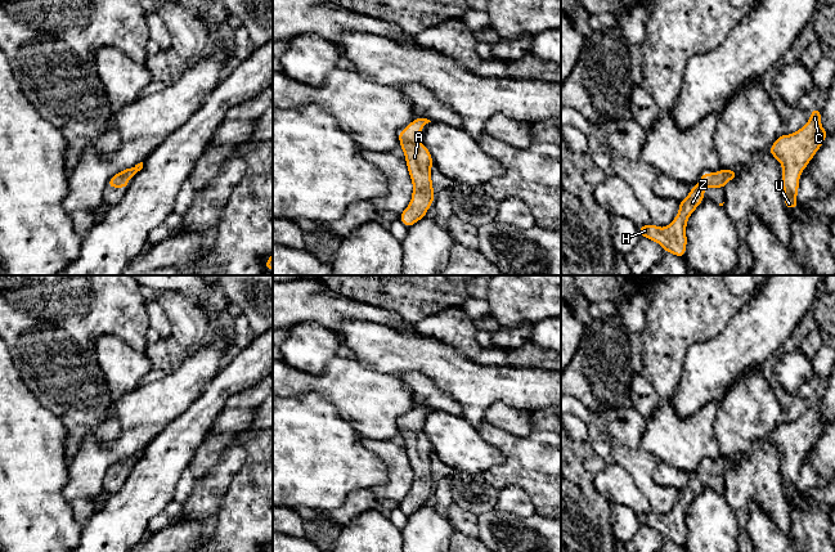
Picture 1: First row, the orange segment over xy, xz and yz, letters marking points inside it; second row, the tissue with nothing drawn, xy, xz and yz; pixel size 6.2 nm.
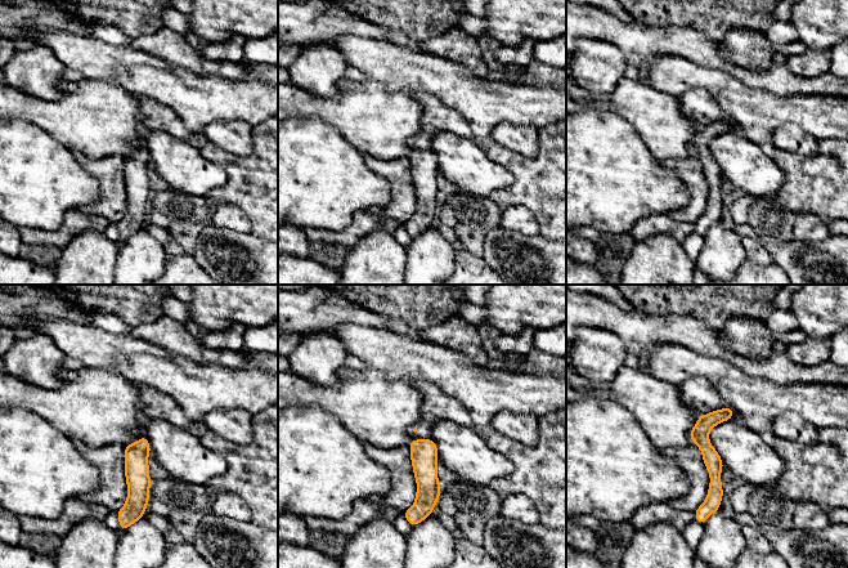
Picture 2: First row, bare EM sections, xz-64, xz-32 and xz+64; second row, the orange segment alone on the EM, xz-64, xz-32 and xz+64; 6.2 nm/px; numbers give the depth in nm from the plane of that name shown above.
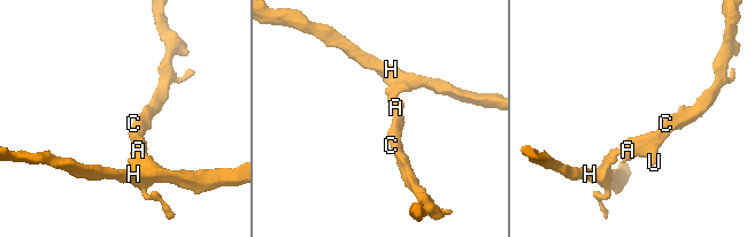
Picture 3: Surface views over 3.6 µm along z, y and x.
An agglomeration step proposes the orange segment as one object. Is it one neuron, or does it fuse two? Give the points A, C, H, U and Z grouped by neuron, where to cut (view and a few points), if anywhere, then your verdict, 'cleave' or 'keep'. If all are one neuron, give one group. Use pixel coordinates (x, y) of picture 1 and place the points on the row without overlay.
A C H U Z; no cut; keep

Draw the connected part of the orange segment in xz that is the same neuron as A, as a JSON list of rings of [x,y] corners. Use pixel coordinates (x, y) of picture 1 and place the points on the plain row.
[[[417,405],[398,422],[400,436],[405,443],[407,455],[413,472],[412,488],[399,504],[399,508],[407,516],[426,504],[426,501],[435,486],[431,467],[434,449],[430,439],[418,428],[422,416],[428,410],[431,409],[427,407]]]

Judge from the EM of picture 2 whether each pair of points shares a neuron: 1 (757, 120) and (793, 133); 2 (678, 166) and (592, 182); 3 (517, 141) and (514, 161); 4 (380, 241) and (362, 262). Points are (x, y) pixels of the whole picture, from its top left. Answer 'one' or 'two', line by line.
1: two
2: two
3: two
4: one

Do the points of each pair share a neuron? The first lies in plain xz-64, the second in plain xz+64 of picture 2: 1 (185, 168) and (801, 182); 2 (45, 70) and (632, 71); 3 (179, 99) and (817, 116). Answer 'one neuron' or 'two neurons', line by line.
1: two neurons
2: two neurons
3: one neuron

